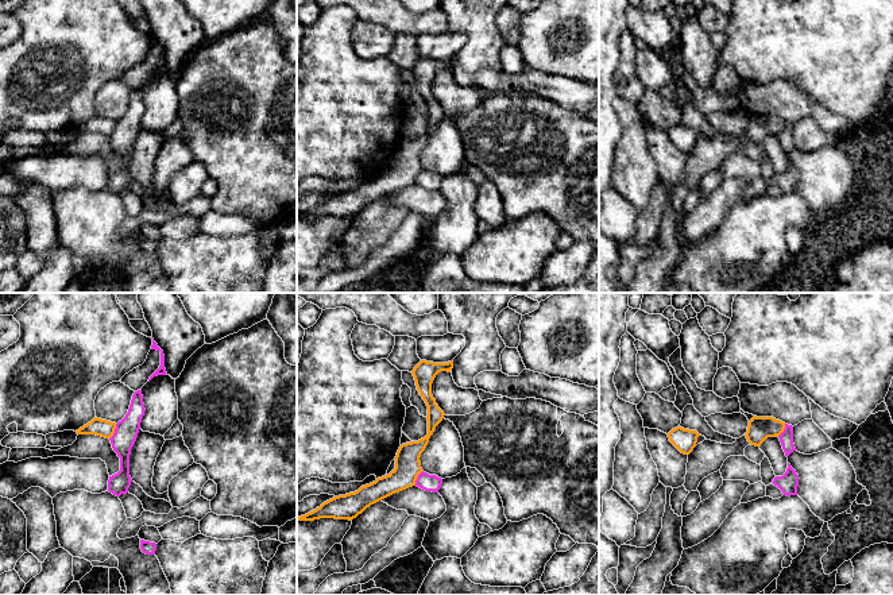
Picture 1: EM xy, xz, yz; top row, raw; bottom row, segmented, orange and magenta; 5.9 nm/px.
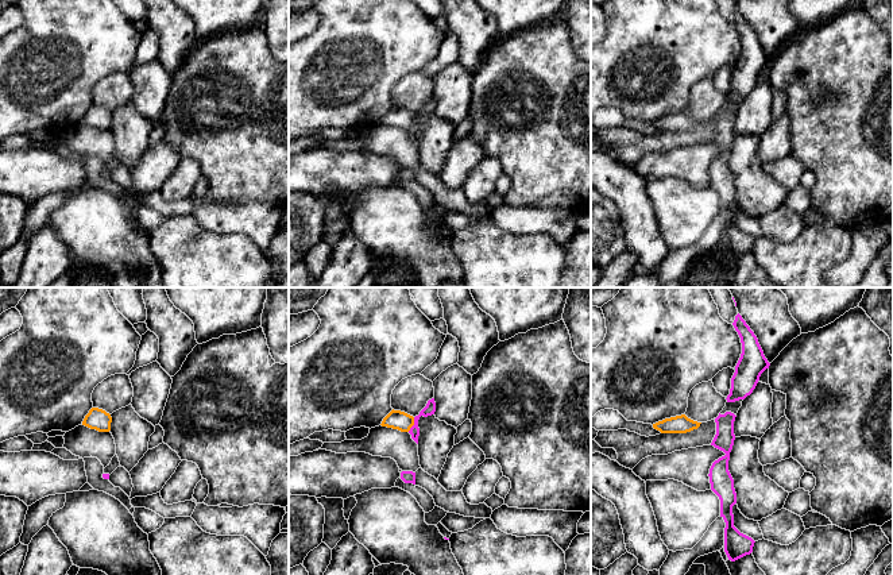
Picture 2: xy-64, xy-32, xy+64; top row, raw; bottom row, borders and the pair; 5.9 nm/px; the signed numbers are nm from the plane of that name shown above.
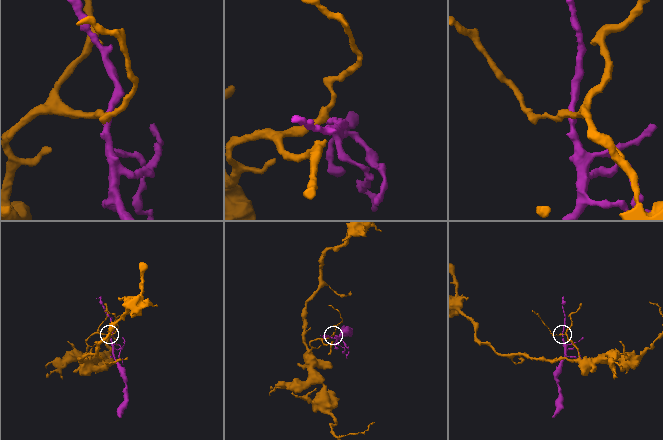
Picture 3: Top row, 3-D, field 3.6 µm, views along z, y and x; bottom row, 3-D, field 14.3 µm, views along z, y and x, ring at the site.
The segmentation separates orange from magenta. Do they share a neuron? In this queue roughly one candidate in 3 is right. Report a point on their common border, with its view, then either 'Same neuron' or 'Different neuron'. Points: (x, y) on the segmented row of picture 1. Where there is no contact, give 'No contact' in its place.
Touches orange at xy (113, 432). Different neuron

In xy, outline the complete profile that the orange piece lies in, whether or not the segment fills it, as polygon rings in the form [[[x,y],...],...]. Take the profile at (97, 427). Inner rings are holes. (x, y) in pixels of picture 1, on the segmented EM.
[[[96,417],[76,432],[77,434],[96,434],[105,438],[111,438],[115,433],[115,429],[116,422],[111,422]]]

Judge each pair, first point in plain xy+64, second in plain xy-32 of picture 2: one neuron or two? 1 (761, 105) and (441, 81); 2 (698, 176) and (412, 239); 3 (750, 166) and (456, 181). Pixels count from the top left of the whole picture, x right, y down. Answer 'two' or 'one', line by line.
1: one
2: two
3: two

